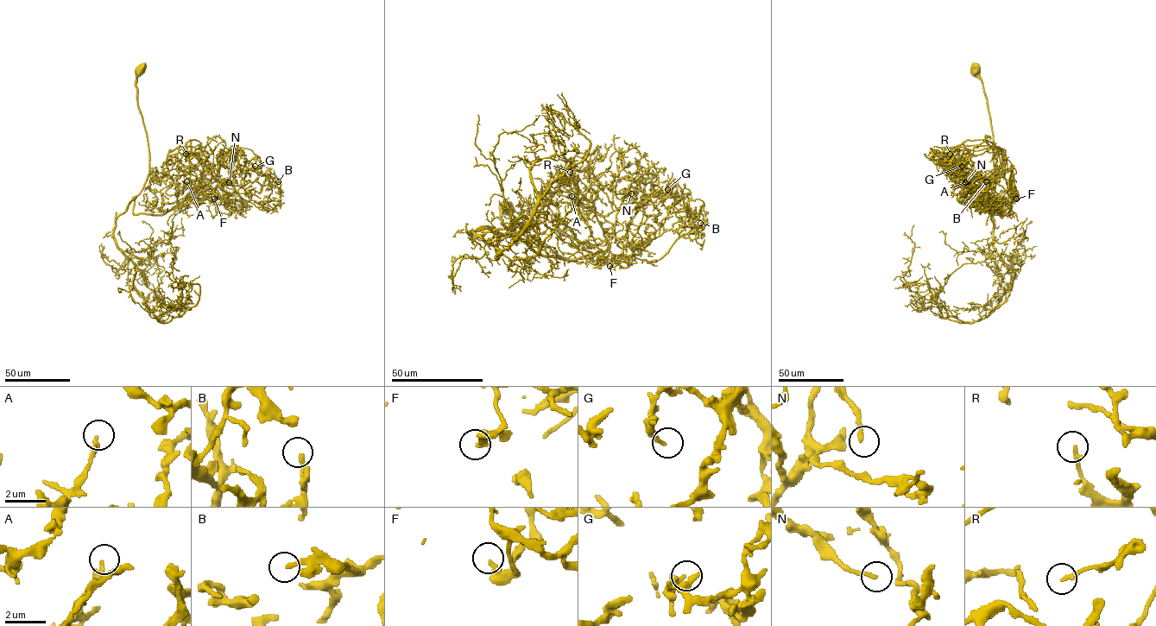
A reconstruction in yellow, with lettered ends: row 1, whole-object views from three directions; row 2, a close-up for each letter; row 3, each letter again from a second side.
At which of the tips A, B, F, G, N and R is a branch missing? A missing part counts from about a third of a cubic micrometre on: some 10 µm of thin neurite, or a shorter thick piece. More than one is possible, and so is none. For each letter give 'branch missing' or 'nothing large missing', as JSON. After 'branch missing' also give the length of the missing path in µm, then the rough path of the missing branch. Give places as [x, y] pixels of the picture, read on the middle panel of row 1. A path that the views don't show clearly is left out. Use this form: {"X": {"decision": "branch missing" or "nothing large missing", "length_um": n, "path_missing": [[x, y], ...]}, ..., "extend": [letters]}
{"A": {"decision": "nothing large missing"}, "B": {"decision": "nothing large missing"}, "F": {"decision": "nothing large missing"}, "G": {"decision": "nothing large missing"}, "N": {"decision": "nothing large missing"}, "R": {"decision": "nothing large missing"}, "extend": []}

